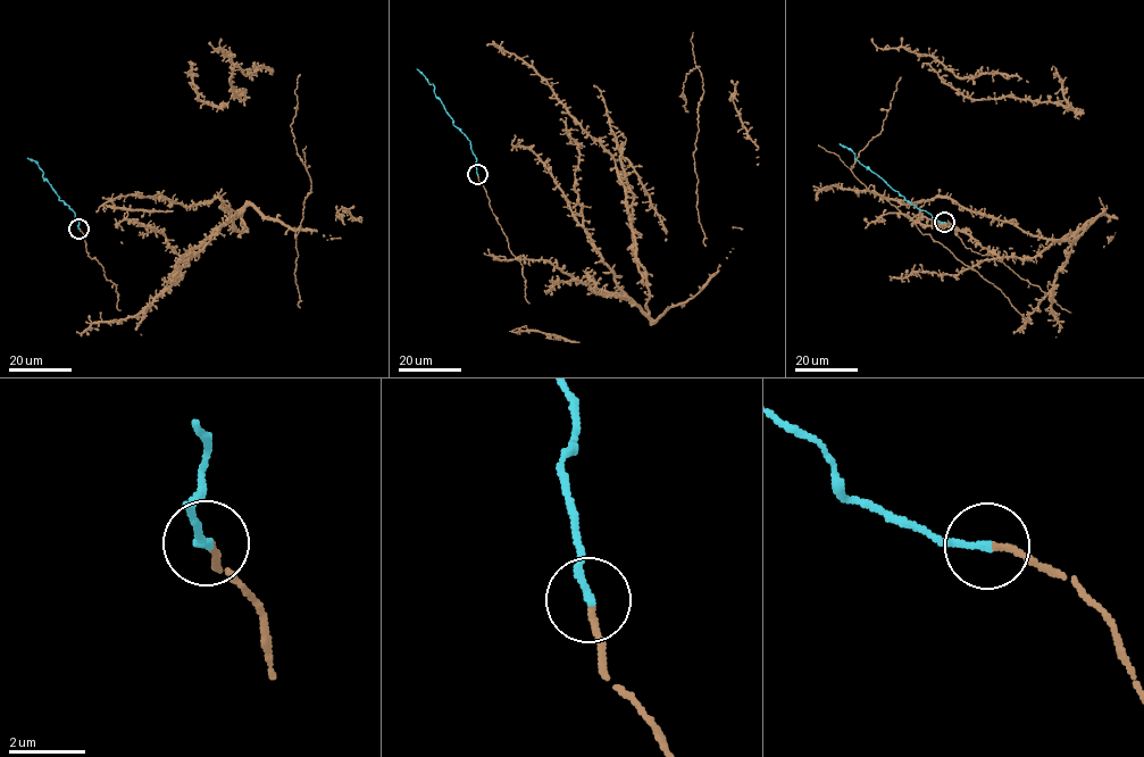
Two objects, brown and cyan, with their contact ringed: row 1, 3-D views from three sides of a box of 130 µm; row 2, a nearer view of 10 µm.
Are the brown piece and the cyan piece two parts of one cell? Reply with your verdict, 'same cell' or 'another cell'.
same cell

